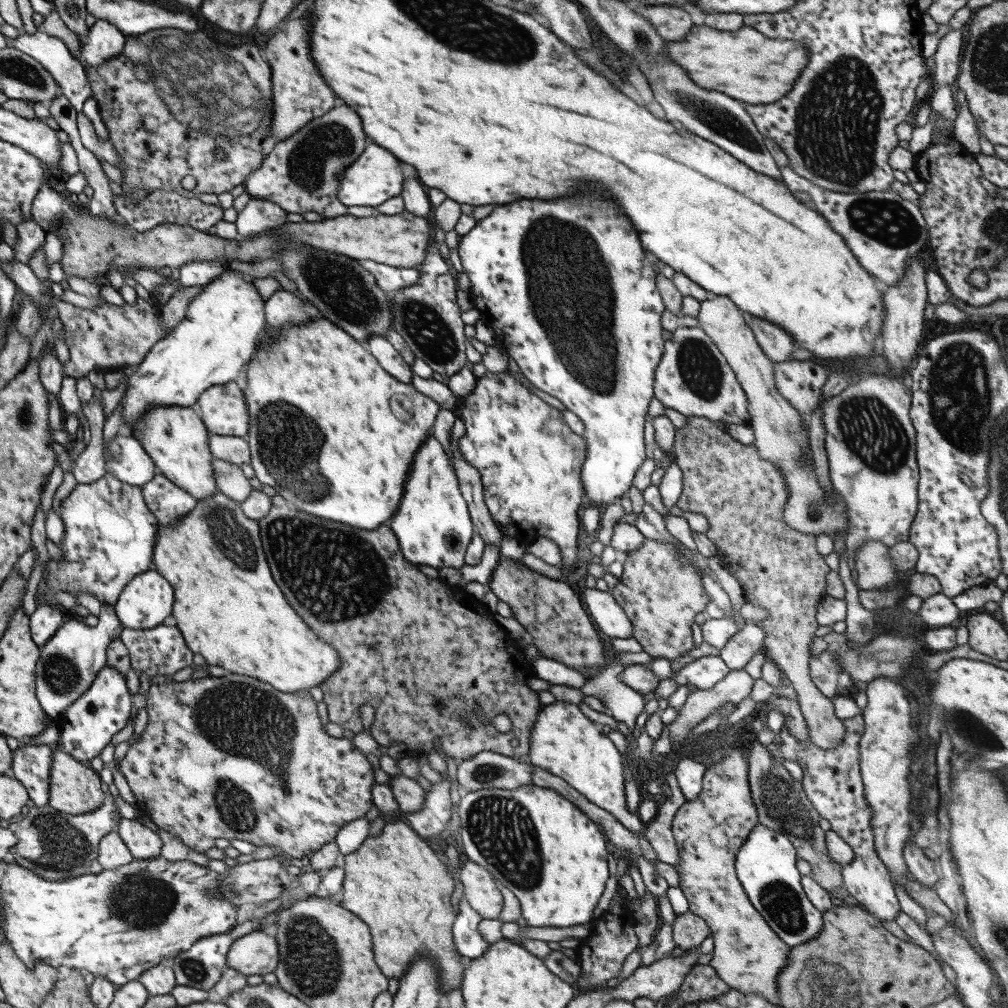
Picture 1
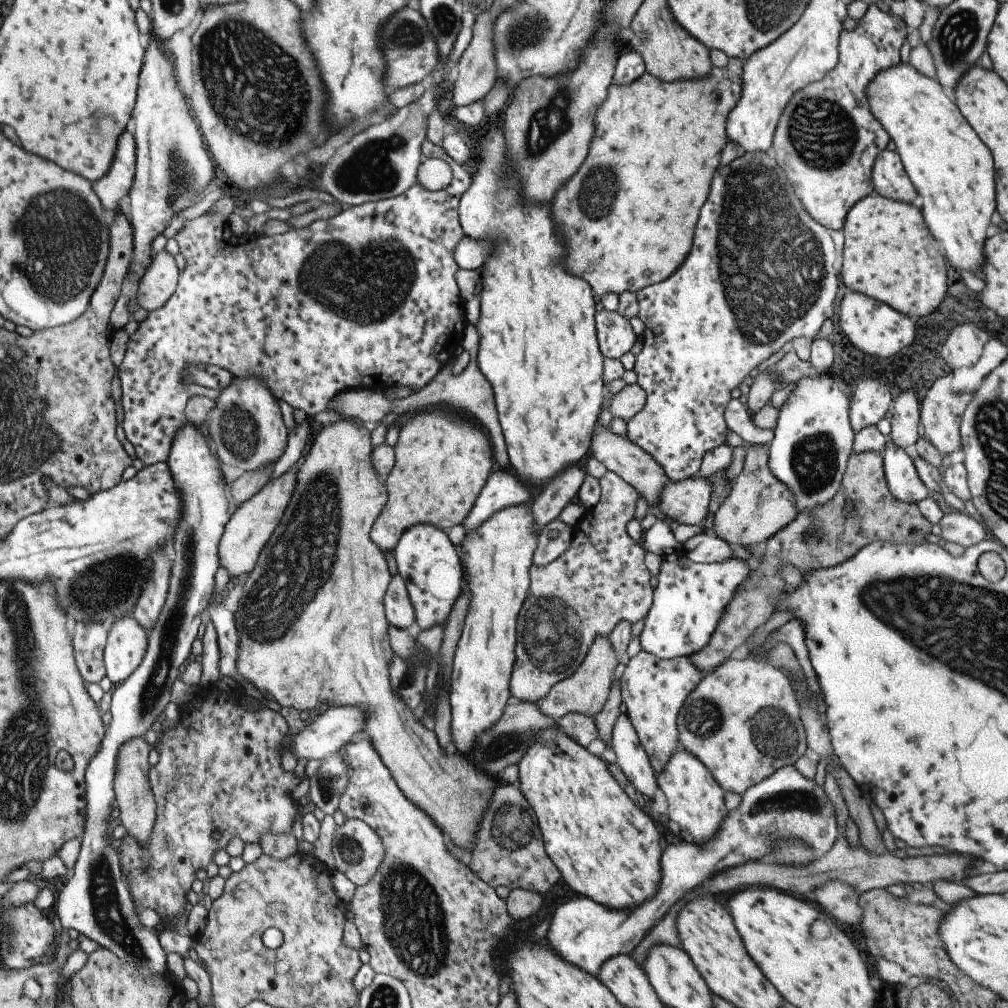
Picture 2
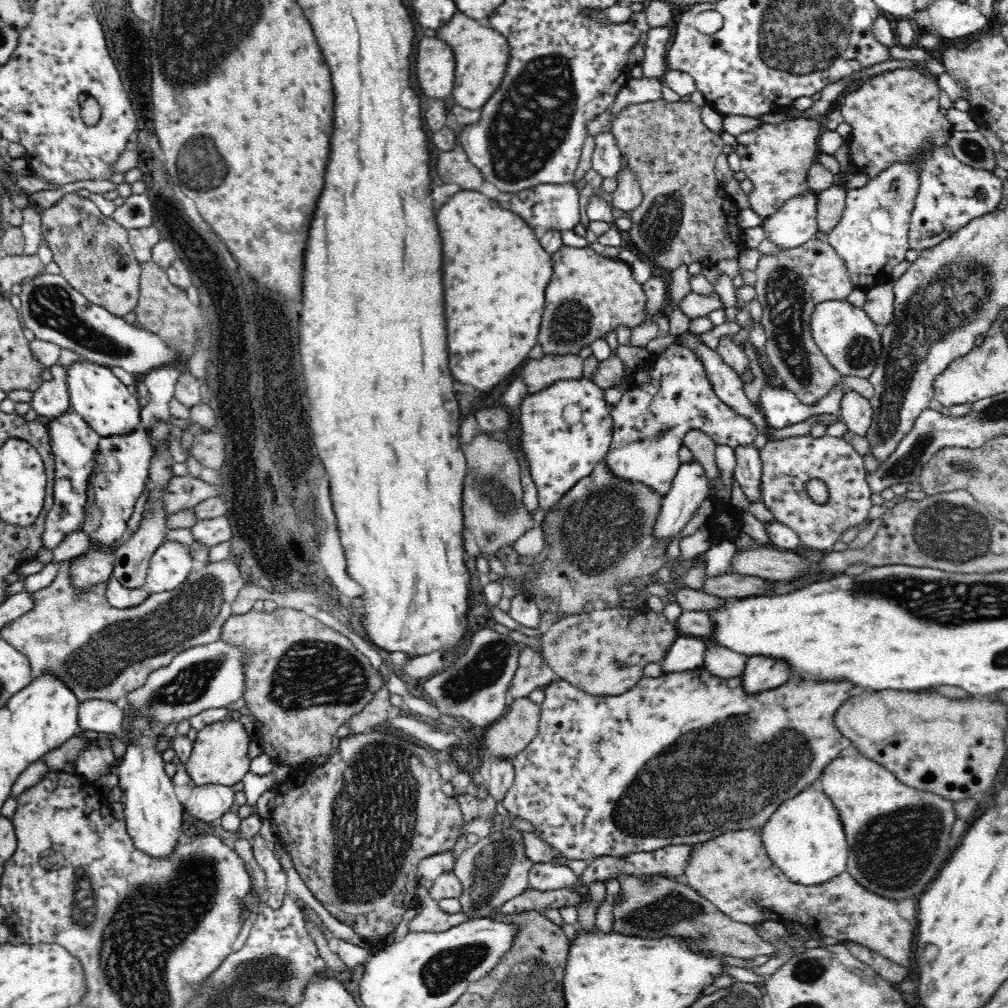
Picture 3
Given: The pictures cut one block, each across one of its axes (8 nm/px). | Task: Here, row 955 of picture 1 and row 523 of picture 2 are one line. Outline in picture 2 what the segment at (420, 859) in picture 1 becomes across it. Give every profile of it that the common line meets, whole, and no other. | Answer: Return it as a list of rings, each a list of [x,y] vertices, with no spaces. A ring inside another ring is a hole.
[[[445,412],[417,414],[411,422],[403,424],[393,454],[395,466],[385,478],[387,502],[369,532],[371,544],[383,554],[393,554],[401,534],[417,524],[435,526],[443,532],[461,524],[495,470],[491,444],[485,440],[479,424]]]

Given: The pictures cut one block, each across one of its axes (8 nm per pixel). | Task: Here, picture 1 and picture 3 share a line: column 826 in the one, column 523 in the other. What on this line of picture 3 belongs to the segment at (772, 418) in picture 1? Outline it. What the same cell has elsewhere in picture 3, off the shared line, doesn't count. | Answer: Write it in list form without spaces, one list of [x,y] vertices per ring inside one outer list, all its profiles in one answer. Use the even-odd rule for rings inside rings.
[[[476,434],[472,444],[462,444],[466,458],[466,478],[462,490],[464,524],[472,532],[484,554],[496,556],[502,546],[512,546],[520,536],[534,528],[534,518],[524,506],[524,486],[520,460],[512,452],[508,436],[496,438],[492,434]]]

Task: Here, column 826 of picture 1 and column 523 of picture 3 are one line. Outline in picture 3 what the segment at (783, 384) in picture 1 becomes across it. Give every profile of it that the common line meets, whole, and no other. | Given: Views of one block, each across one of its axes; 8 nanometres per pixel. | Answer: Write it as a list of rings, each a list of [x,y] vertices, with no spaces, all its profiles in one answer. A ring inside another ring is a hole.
[[[574,354],[544,356],[540,360],[528,360],[520,372],[520,378],[528,386],[528,396],[550,388],[558,380],[582,380],[584,360]]]

